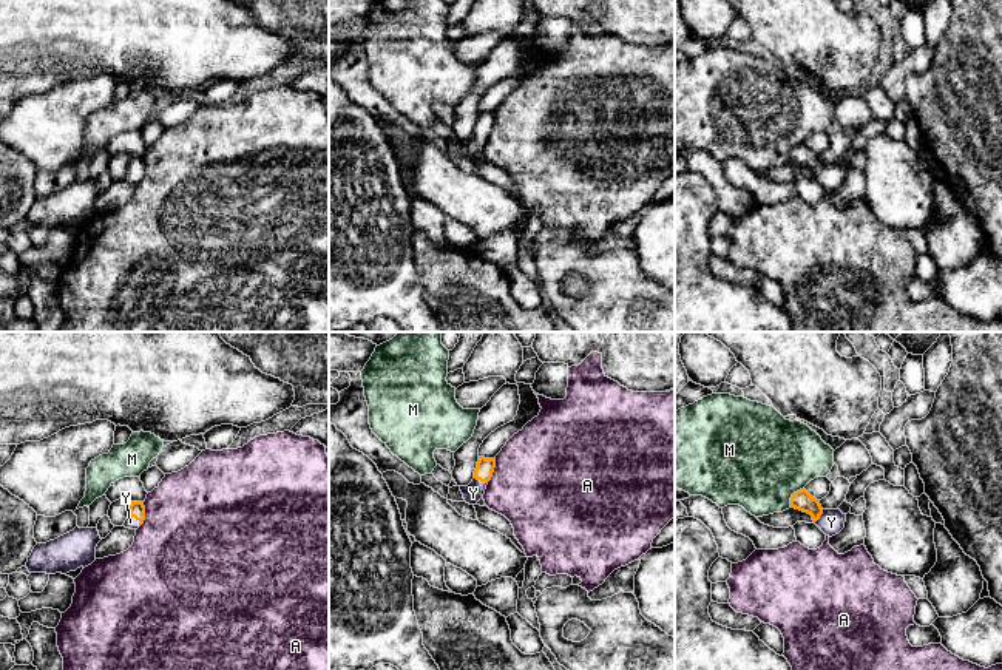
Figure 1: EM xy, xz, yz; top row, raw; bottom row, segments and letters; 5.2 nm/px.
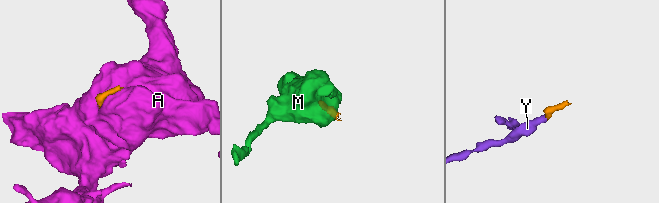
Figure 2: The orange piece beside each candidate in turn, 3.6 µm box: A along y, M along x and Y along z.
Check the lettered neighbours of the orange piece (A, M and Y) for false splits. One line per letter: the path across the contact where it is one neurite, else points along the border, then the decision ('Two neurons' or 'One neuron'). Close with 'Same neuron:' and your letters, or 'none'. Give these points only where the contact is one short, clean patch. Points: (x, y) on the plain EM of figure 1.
A: Two neurons
M: Boundary: yz (803, 142), (792, 148), (789, 161). Two neurons
Y: Path across: xy (136, 164), (135, 172), (130, 176). One neuron
Same neuron: Y

